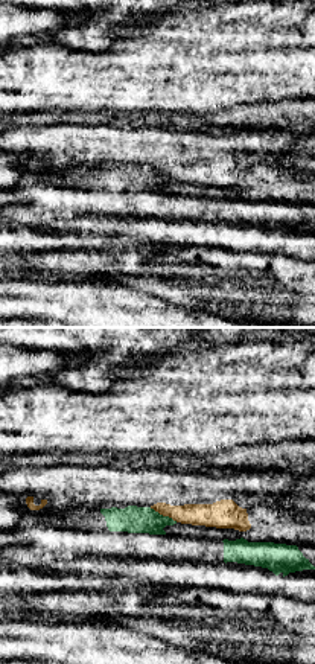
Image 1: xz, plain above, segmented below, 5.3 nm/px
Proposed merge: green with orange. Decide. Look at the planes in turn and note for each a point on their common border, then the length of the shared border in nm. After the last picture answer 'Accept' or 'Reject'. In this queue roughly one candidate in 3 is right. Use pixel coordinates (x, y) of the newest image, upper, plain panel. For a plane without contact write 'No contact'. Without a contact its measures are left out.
Touches green at (162, 174). Shared border 170 nm

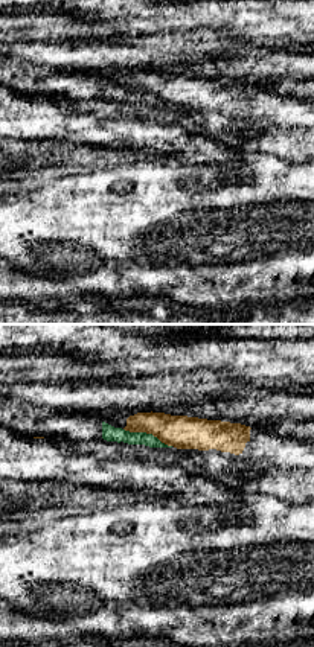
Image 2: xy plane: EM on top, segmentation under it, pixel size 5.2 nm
Touches green at (148, 93). Shared border 280 nm

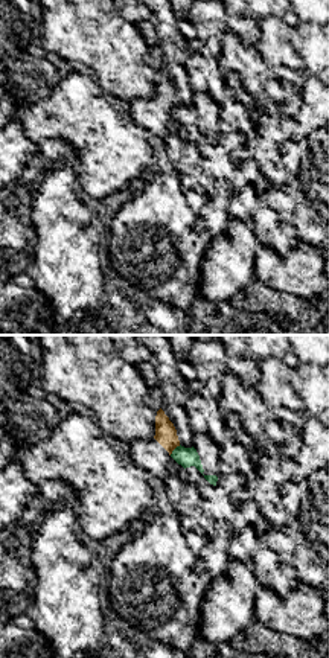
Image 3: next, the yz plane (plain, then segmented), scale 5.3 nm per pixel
Touches green at (174, 108). Shared border 80 nm

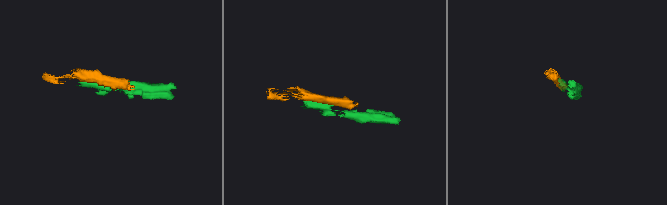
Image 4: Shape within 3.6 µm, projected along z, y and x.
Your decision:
Reject

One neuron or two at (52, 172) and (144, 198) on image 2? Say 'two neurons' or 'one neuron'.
one neuron

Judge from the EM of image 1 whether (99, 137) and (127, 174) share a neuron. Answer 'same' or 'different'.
different

